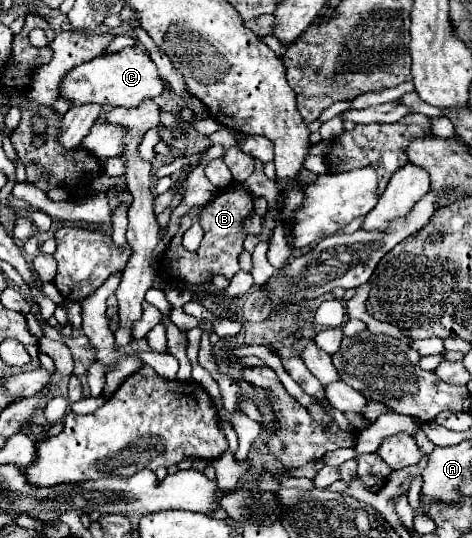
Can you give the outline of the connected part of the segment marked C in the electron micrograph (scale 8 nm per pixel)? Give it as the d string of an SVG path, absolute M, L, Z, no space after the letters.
M139 46L123 48L121 52L115 54L103 54L97 56L77 68L73 68L63 84L61 84L61 96L71 100L73 106L77 104L87 104L87 102L97 102L97 104L111 104L111 106L125 106L125 108L135 108L147 98L157 98L167 90L167 84L163 82L155 62L149 58L145 50Z

